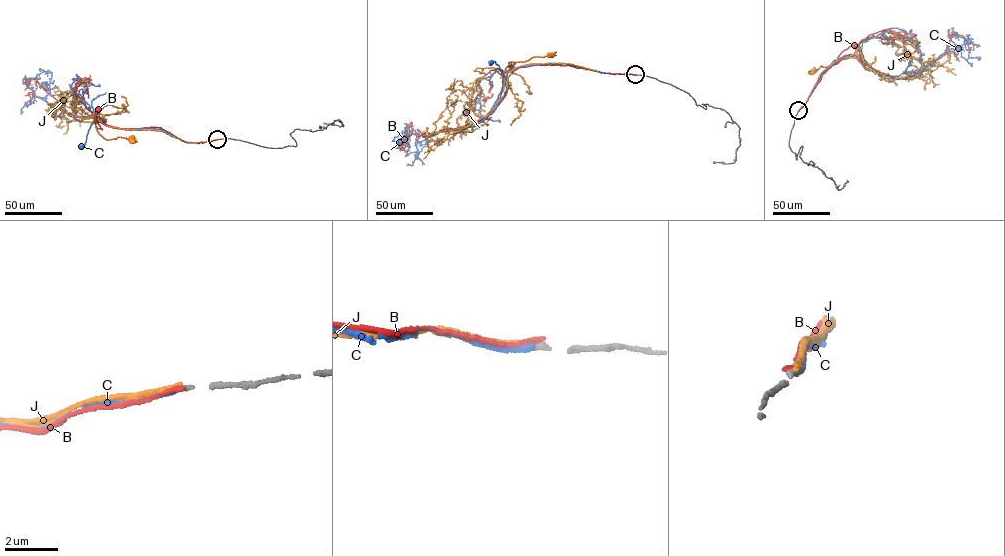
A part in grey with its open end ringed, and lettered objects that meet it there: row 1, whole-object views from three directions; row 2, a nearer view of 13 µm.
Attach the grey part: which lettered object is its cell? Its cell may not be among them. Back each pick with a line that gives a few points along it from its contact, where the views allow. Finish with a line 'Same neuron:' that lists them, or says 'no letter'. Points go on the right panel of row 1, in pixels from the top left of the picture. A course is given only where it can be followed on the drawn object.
C: via (798, 110), (821, 73), (851, 56), (860, 60), (865, 68), (882, 77), (894, 78), (851, 55), (834, 62)
Same neuron: C

